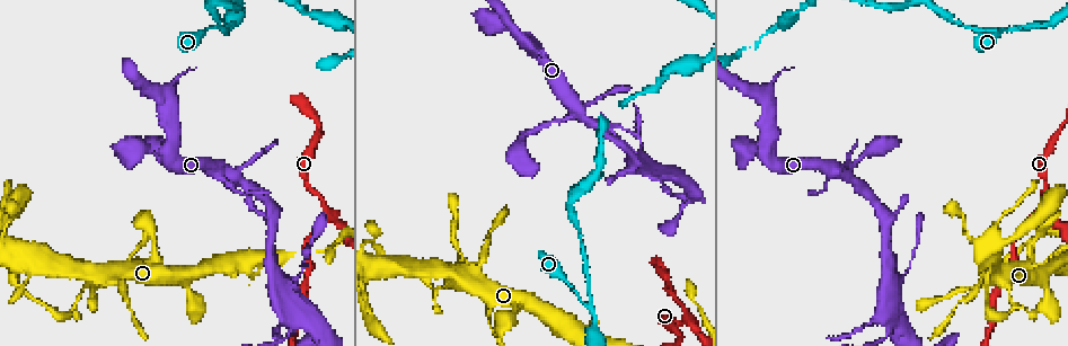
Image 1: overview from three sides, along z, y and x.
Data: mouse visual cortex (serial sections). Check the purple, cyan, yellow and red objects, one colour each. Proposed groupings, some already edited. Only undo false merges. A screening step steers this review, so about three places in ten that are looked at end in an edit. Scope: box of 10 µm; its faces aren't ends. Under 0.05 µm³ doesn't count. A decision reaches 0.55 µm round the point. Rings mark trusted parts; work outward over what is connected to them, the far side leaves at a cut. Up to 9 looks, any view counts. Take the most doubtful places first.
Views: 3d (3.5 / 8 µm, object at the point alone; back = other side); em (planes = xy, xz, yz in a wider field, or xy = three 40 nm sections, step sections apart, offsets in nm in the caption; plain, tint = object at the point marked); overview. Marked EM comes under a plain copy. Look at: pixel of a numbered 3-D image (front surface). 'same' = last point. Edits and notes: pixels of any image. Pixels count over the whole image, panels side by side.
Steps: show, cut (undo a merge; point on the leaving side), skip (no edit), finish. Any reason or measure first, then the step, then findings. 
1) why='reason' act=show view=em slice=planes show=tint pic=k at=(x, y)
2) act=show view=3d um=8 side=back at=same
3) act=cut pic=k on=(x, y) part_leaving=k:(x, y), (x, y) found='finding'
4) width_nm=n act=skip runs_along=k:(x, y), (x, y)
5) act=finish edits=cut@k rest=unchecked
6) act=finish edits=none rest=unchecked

why='thick turns thin' act=show view=3d um=8 pic=1 at=(586, 305)

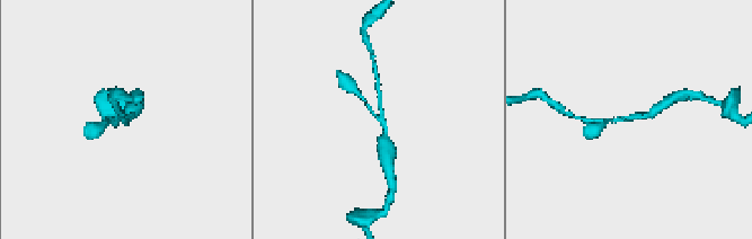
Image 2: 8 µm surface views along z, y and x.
arms=3 arm_widths_nm=150,200,200 act=show view=em slice=planes show=tint at=same

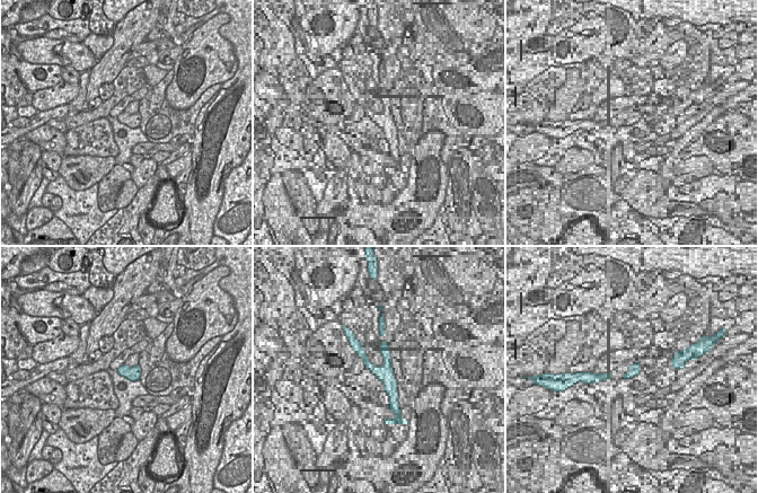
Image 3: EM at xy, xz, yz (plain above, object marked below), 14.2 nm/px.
act=skip found='all the same cell'

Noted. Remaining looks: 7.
why='calibre changes' act=show view=3d um=3.5 pic=1 at=(431, 288)

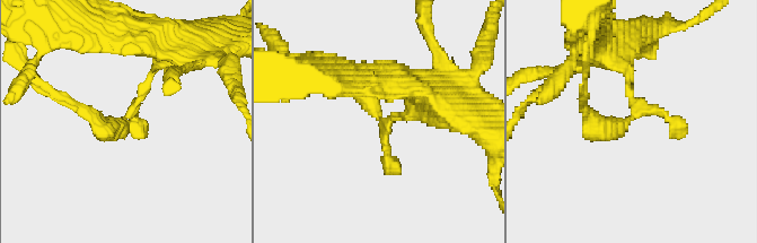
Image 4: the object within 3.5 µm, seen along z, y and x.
why='need the tissue' act=show view=em slice=planes show=tint pic=4 at=(122, 119)

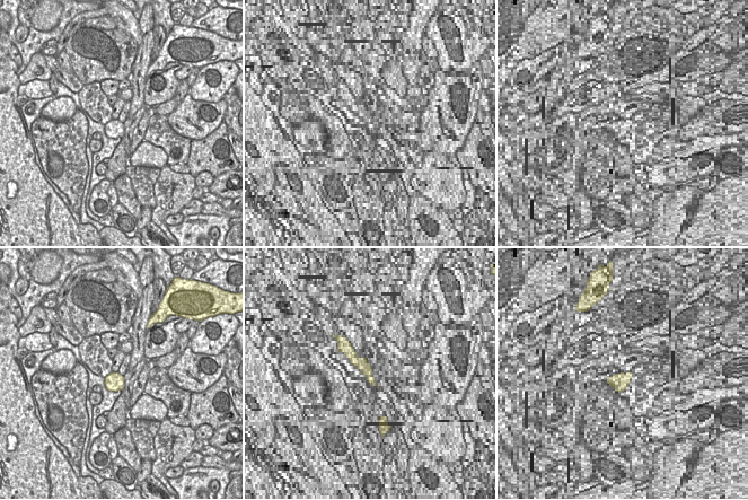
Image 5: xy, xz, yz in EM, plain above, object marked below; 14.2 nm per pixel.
act=skip runs_along=4:(163, 61), (121, 127), (86, 120) found='one cell here'

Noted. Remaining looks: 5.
why='small branch off a trunk' act=show view=3d um=3.5 pic=1 at=(576, 113)

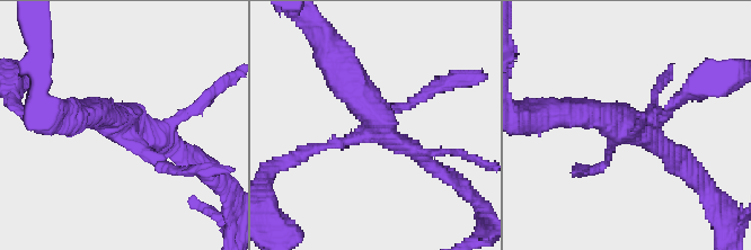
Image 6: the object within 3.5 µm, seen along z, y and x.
act=show view=em slice=xy step=2 show=tint pic=6 at=(376, 122)

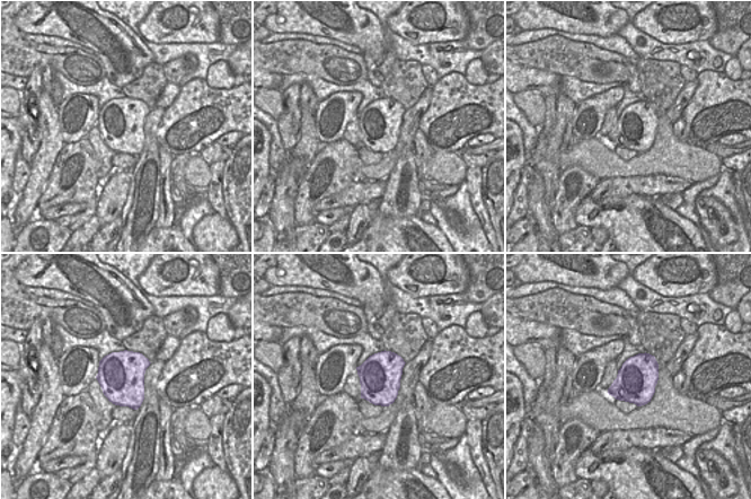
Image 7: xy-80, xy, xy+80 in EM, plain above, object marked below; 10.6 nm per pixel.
act=skip runs_along=6:(338, 63), (380, 130), (432, 167) found='all the same cell'

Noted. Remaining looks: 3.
why='thin neck' act=show view=em slice=xy step=1 show=tint pic=1 at=(491, 327)

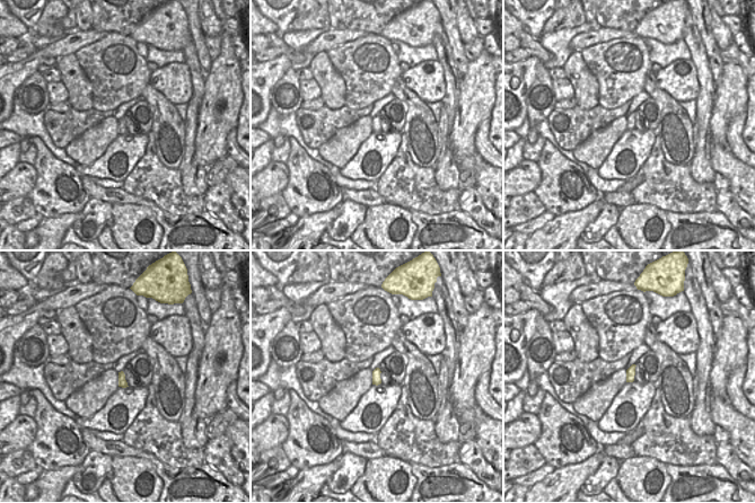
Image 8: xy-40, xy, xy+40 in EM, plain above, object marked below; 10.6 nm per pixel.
act=show view=3d um=3.5 at=same

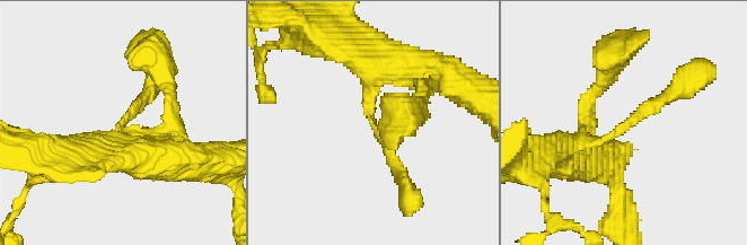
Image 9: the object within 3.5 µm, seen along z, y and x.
arm_widths_nm=200,250 act=skip runs_along=9:(559, 155), (623, 131), (677, 82) found='continuous, no second cell'

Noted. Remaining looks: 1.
act=finish edits=none rest=unchecked

